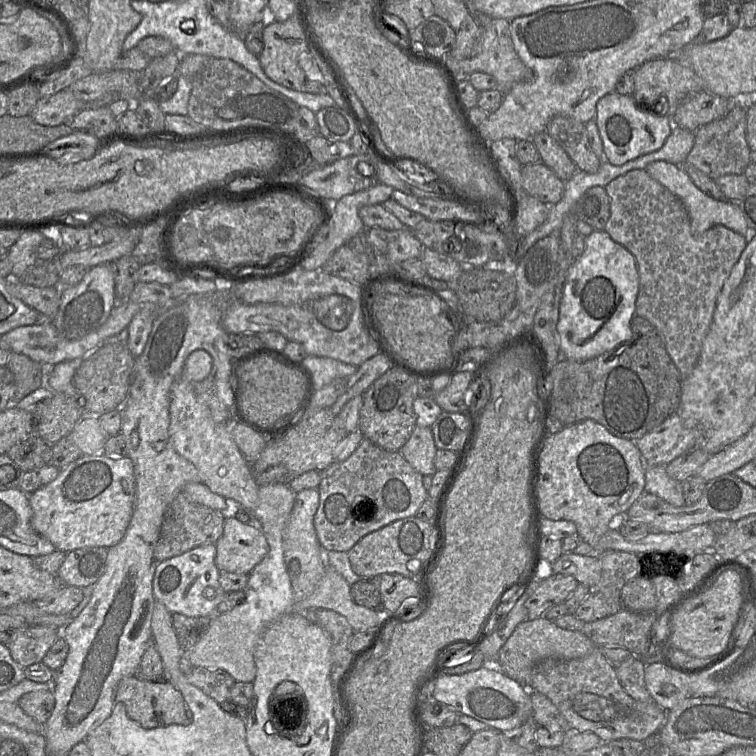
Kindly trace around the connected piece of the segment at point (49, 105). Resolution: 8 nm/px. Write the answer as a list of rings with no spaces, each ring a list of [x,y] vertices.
[[[69,88],[47,97],[40,97],[30,113],[33,120],[43,126],[58,126],[69,122],[82,109]]]

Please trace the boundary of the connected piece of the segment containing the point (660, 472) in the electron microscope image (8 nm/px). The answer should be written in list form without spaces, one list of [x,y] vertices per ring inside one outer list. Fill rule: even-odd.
[[[646,466],[644,492],[654,494],[676,507],[686,505],[682,482],[670,478],[665,466]]]

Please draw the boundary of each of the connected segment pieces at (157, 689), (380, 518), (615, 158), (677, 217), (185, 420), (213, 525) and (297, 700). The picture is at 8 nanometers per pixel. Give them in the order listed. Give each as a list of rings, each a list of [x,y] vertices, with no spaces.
[[[164,676],[157,681],[127,678],[116,689],[115,702],[122,702],[130,719],[145,729],[168,726],[171,724],[188,725],[192,722],[192,712],[182,693]]]
[[[363,438],[356,450],[344,461],[333,462],[320,472],[319,505],[313,524],[323,550],[348,552],[365,535],[403,518],[414,517],[428,498],[418,473],[399,451],[387,451]]]
[[[611,92],[602,97],[596,105],[595,121],[603,142],[604,160],[620,166],[644,154],[659,150],[671,134],[674,127],[671,117],[659,116],[662,111],[656,107],[647,107],[648,112],[636,104],[633,95],[620,95]]]
[[[645,169],[631,170],[609,182],[605,186],[605,189],[610,200],[610,217],[606,223],[604,231],[610,235],[613,241],[621,244],[627,250],[629,250],[635,257],[637,264],[639,273],[639,290],[636,298],[635,314],[648,320],[658,330],[665,345],[665,349],[678,369],[681,379],[686,378],[691,374],[699,359],[702,343],[710,328],[716,307],[717,297],[723,287],[723,284],[729,277],[732,268],[737,263],[742,252],[747,246],[745,236],[723,225],[715,225],[700,235],[694,235],[691,231],[688,212],[682,201],[666,187],[654,180]]]
[[[196,350],[187,357],[183,371],[170,391],[169,435],[175,450],[197,469],[200,483],[211,492],[229,500],[234,506],[241,506],[252,513],[259,503],[259,486],[253,477],[250,464],[233,440],[232,430],[237,423],[233,420],[216,423],[208,408],[198,402],[194,393],[194,384],[204,380],[211,369],[212,357],[206,351]]]
[[[179,493],[165,511],[154,548],[154,559],[162,562],[199,546],[215,545],[223,533],[224,520],[225,515],[222,512],[193,502],[183,493]]]
[[[287,694],[273,709],[275,731],[289,739],[298,738],[304,731],[308,701],[303,694]]]

